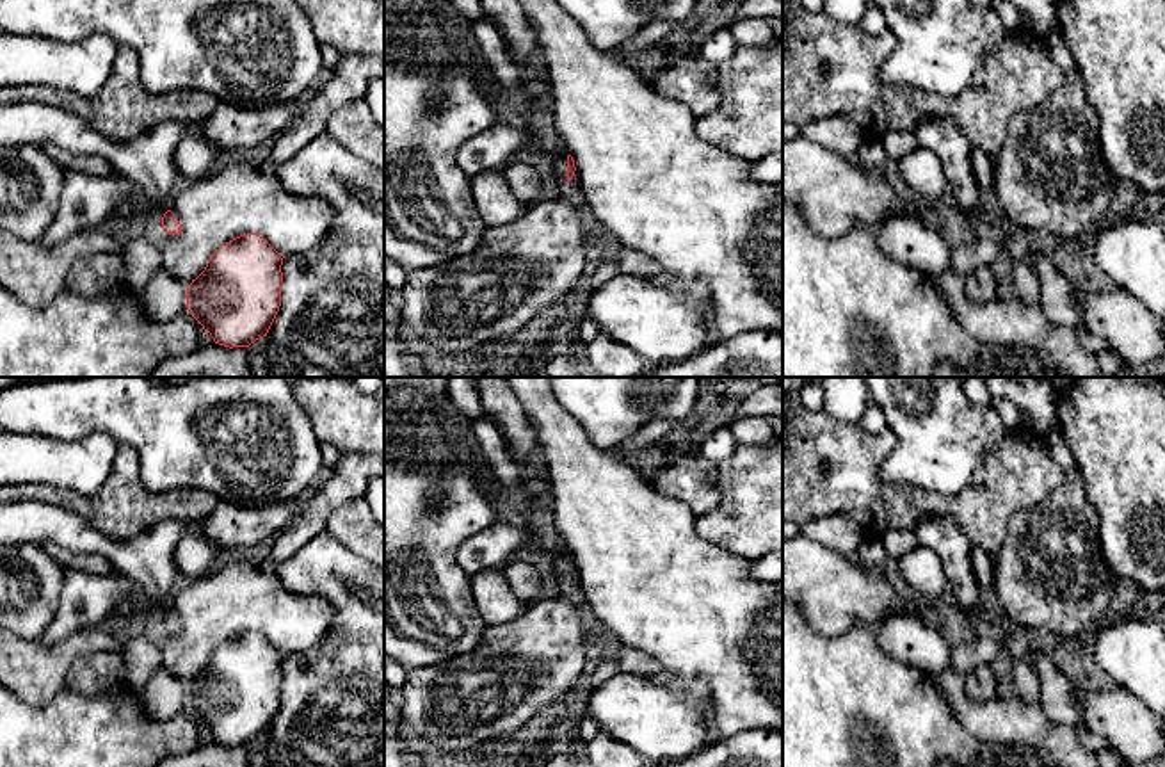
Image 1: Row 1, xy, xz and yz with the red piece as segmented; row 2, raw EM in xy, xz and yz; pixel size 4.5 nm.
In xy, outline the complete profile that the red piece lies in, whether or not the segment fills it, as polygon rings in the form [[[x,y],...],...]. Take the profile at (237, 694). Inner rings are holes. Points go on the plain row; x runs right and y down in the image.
[[[256,632],[222,642],[187,685],[187,708],[224,746],[249,746],[267,735],[281,705],[283,653]]]

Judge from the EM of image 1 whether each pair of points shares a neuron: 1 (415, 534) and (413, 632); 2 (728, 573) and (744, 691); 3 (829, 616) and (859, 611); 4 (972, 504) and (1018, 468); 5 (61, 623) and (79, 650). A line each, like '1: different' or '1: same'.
1: same
2: same
3: same
4: same
5: different

